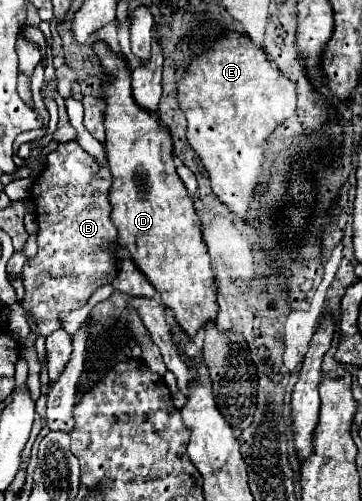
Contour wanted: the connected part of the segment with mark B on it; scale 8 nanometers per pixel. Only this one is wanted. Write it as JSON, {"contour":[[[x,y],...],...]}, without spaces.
{"contour":[[[75,139],[67,143],[59,143],[55,151],[47,155],[47,167],[39,173],[37,181],[31,187],[31,195],[37,205],[37,255],[25,263],[23,267],[23,285],[25,285],[25,299],[23,307],[33,315],[39,327],[39,335],[49,335],[61,327],[59,313],[81,309],[91,293],[105,283],[111,283],[117,277],[119,261],[117,261],[117,229],[109,219],[111,205],[109,205],[109,187],[111,187],[111,173],[107,165],[101,165],[95,157],[91,157]]]}

